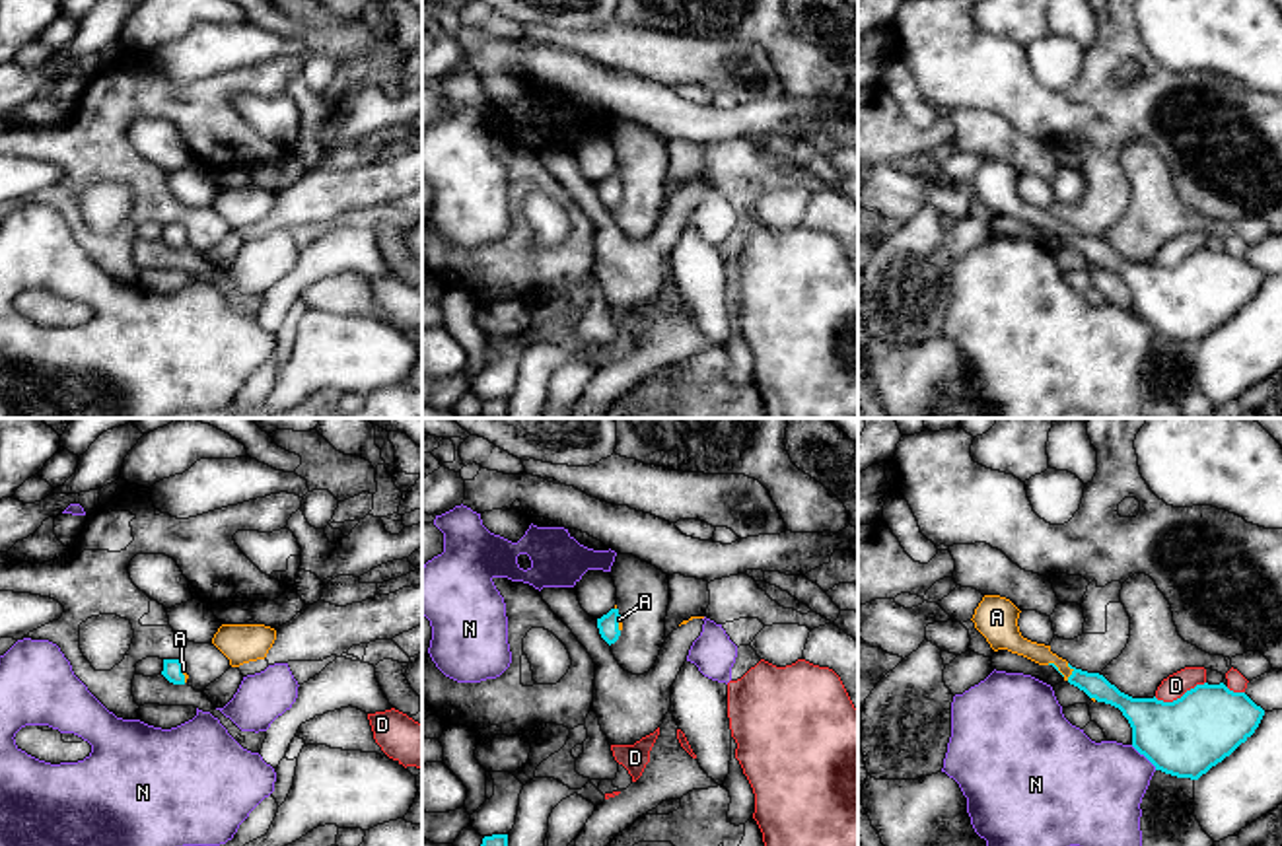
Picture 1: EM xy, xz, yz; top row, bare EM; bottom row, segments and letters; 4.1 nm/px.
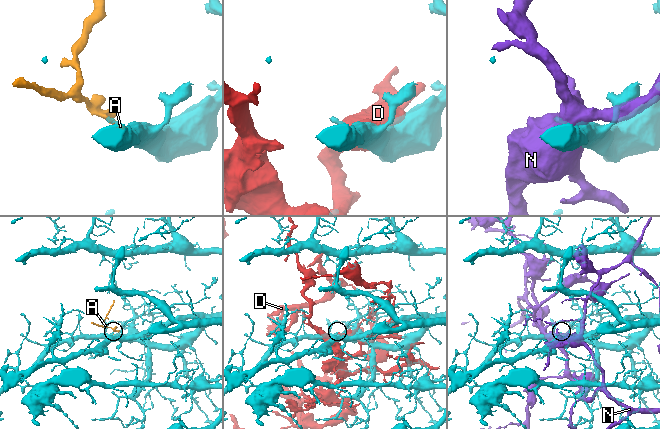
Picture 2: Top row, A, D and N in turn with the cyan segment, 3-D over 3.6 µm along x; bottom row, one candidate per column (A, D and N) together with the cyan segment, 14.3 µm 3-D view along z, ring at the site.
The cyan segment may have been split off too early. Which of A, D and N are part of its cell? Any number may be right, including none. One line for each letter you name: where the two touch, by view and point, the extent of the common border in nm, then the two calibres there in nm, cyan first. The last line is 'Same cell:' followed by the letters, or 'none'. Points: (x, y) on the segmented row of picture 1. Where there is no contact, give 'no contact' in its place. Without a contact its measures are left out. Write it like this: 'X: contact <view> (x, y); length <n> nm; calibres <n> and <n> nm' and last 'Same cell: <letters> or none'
A: contact yz (1059, 671); length 120 nm; calibres 100 and 100 nm
Same cell: A

